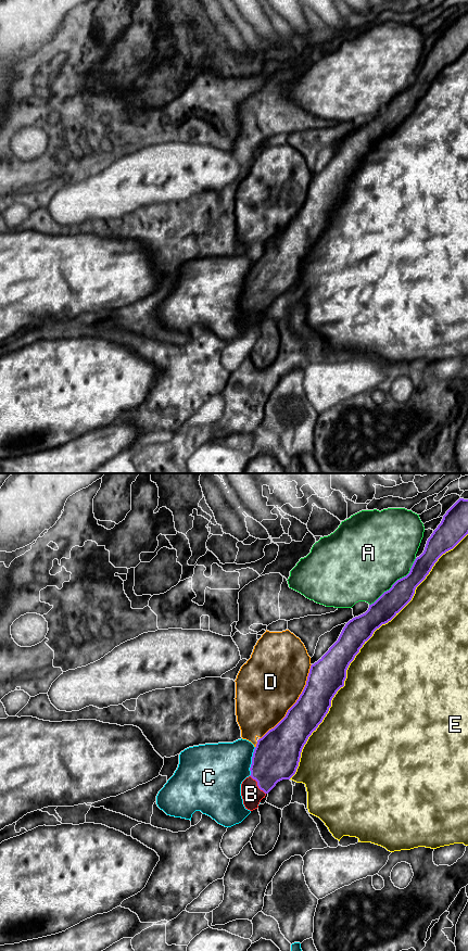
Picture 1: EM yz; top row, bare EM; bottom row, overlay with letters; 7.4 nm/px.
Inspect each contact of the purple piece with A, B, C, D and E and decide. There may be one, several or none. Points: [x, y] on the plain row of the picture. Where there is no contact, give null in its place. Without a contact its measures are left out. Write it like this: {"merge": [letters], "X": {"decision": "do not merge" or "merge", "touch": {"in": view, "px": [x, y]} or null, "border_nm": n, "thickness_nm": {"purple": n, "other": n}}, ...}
{"merge": ["B"], "A": {"decision": "do not merge", "touch": {"in": "yz", "px": [395, 96]}, "border_nm": 500, "thickness_nm": {"purple": 180, "other": 500}}, "B": {"decision": "merge", "touch": {"in": "yz", "px": [257, 299]}, "border_nm": 180, "thickness_nm": {"purple": 340, "other": 150}}, "C": {"decision": "do not merge", "touch": {"in": "yz", "px": [252, 275]}, "border_nm": 220, "thickness_nm": {"purple": 340, "other": 380}}, "D": {"decision": "do not merge", "touch": {"in": "yz", "px": [294, 217]}, "border_nm": 700, "thickness_nm": {"purple": 260, "other": 460}}, "E": {"decision": "do not merge", "touch": {"in": "yz", "px": [358, 165]}, "border_nm": 2250, "thickness_nm": {"purple": 220, "other": 500}}}

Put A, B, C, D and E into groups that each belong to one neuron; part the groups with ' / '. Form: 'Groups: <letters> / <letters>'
Groups: A / B / C / D / E

